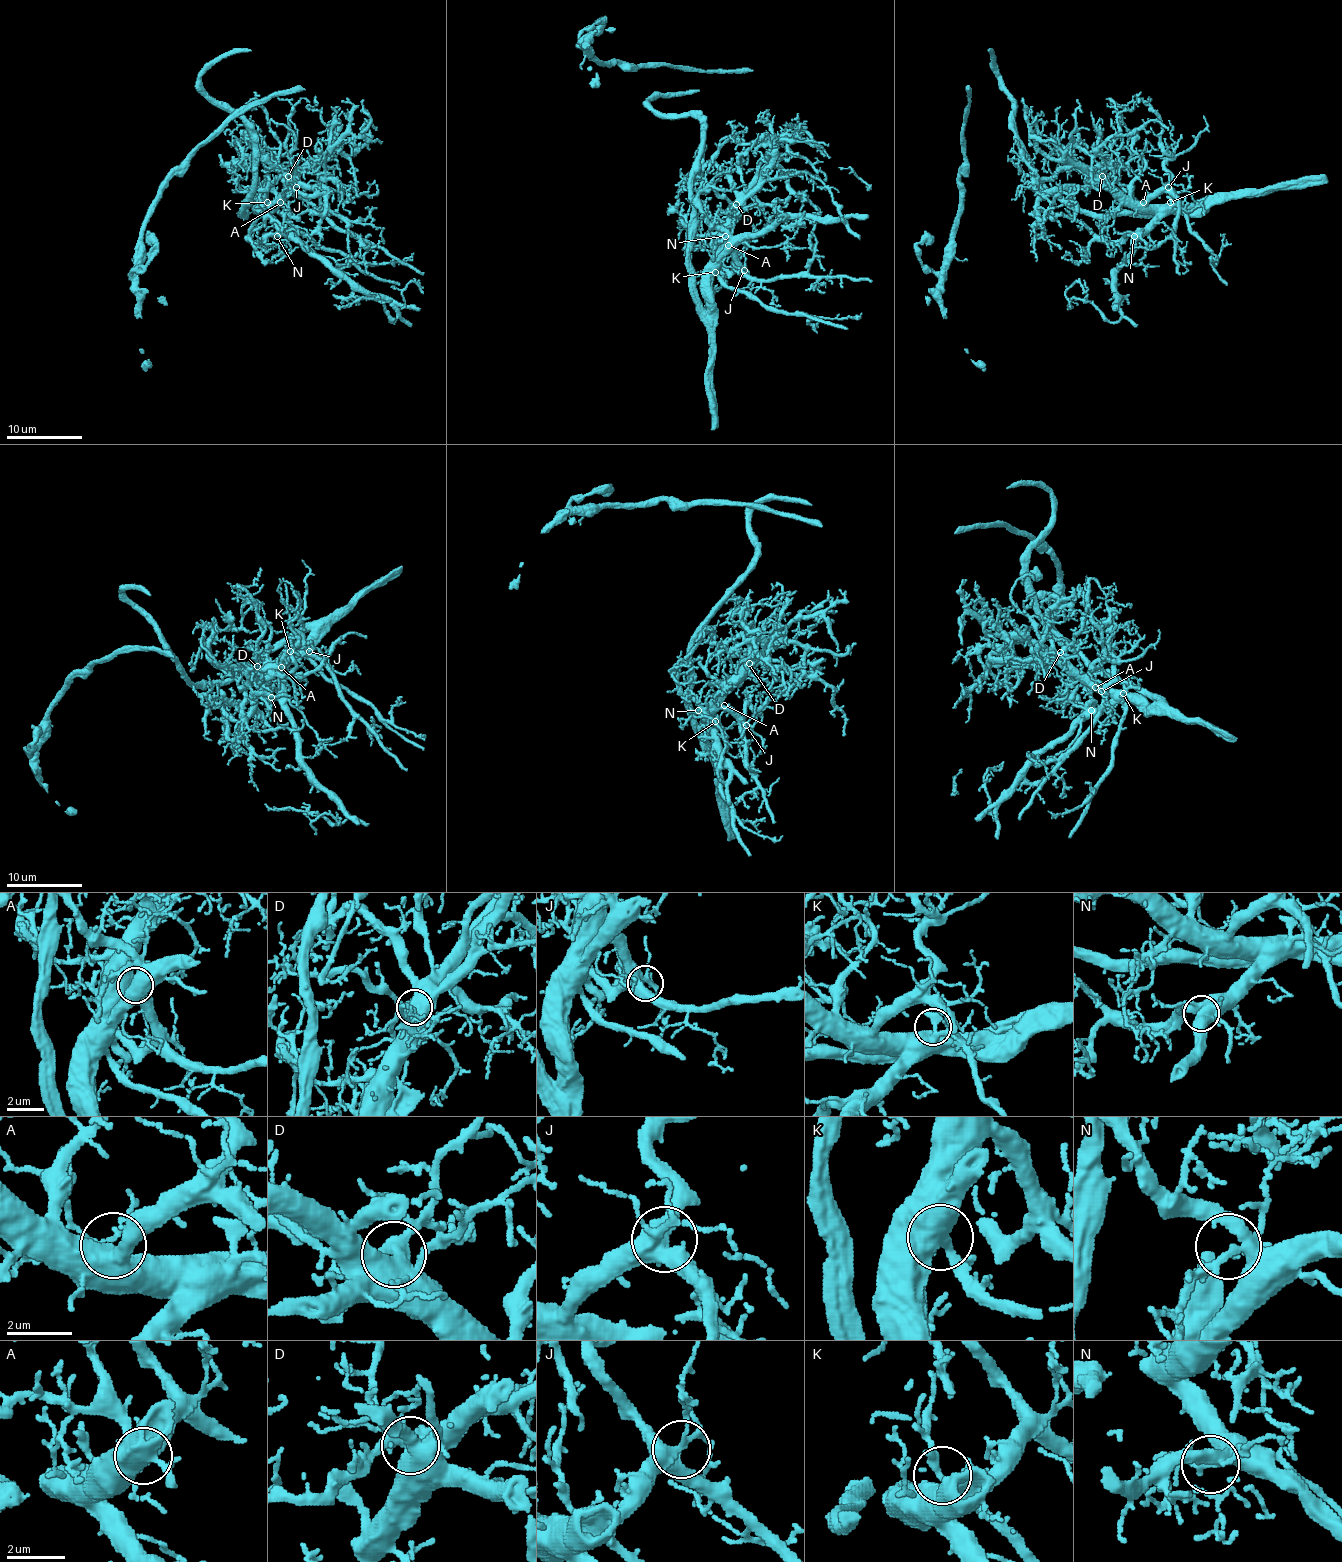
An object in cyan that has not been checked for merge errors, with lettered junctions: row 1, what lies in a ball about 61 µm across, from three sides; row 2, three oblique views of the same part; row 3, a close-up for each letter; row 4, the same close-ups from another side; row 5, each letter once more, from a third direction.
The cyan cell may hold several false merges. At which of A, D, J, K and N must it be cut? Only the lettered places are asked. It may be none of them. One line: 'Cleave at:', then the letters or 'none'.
Cleave at: none

